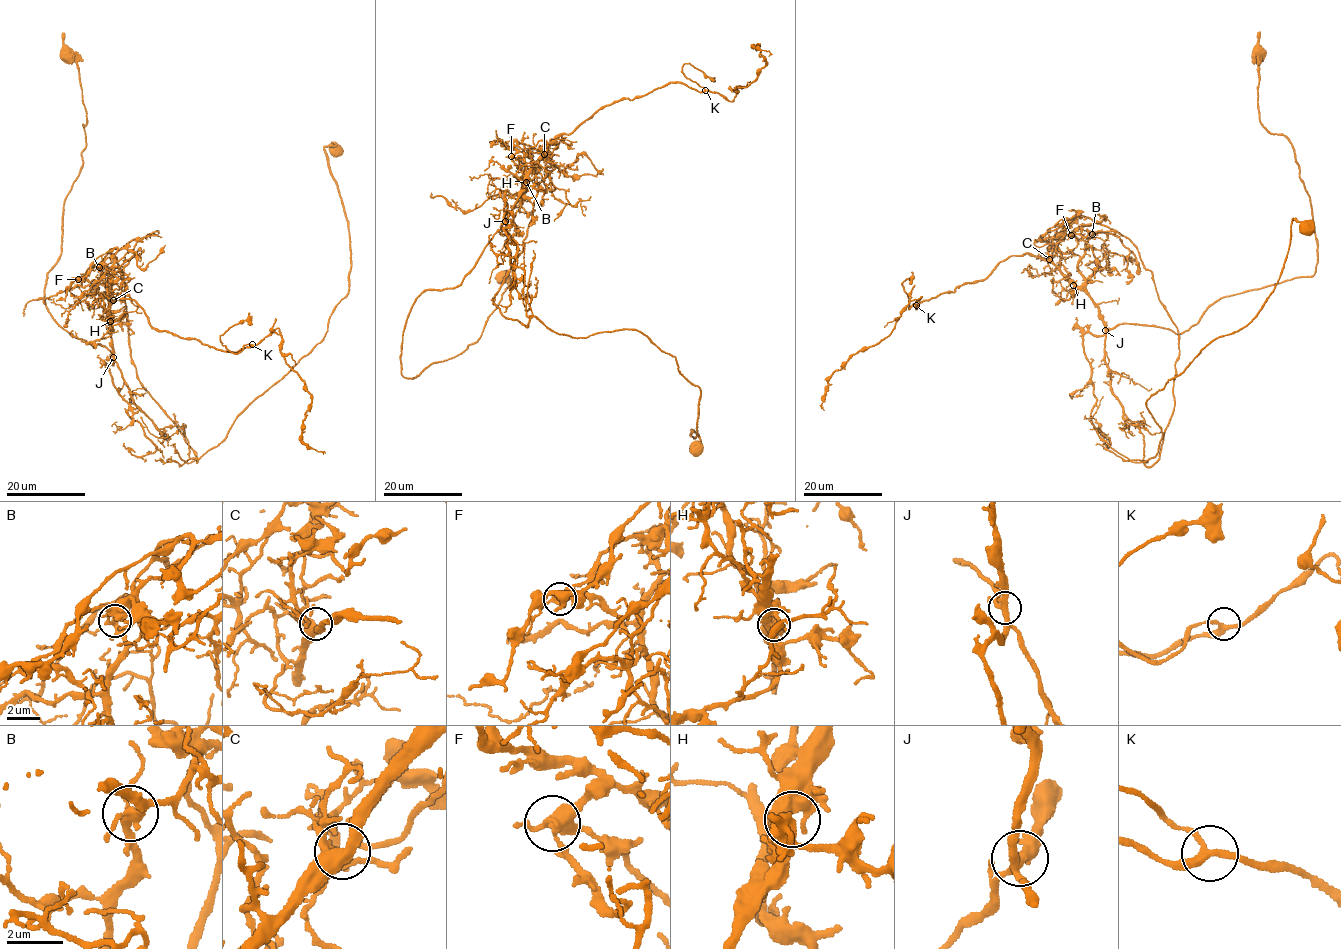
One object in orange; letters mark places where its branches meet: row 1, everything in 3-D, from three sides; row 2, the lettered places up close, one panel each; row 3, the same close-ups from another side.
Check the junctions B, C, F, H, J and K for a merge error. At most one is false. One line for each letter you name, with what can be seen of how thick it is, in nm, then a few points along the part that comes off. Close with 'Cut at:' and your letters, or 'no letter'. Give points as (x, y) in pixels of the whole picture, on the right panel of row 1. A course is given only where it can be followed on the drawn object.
F: 400 nm thick; foreign part runs (1071, 235), (1124, 235), (1177, 330), (1150, 466), (1145, 404), (1260, 308), (1292, 221), (1313, 232)
Cut at: F

